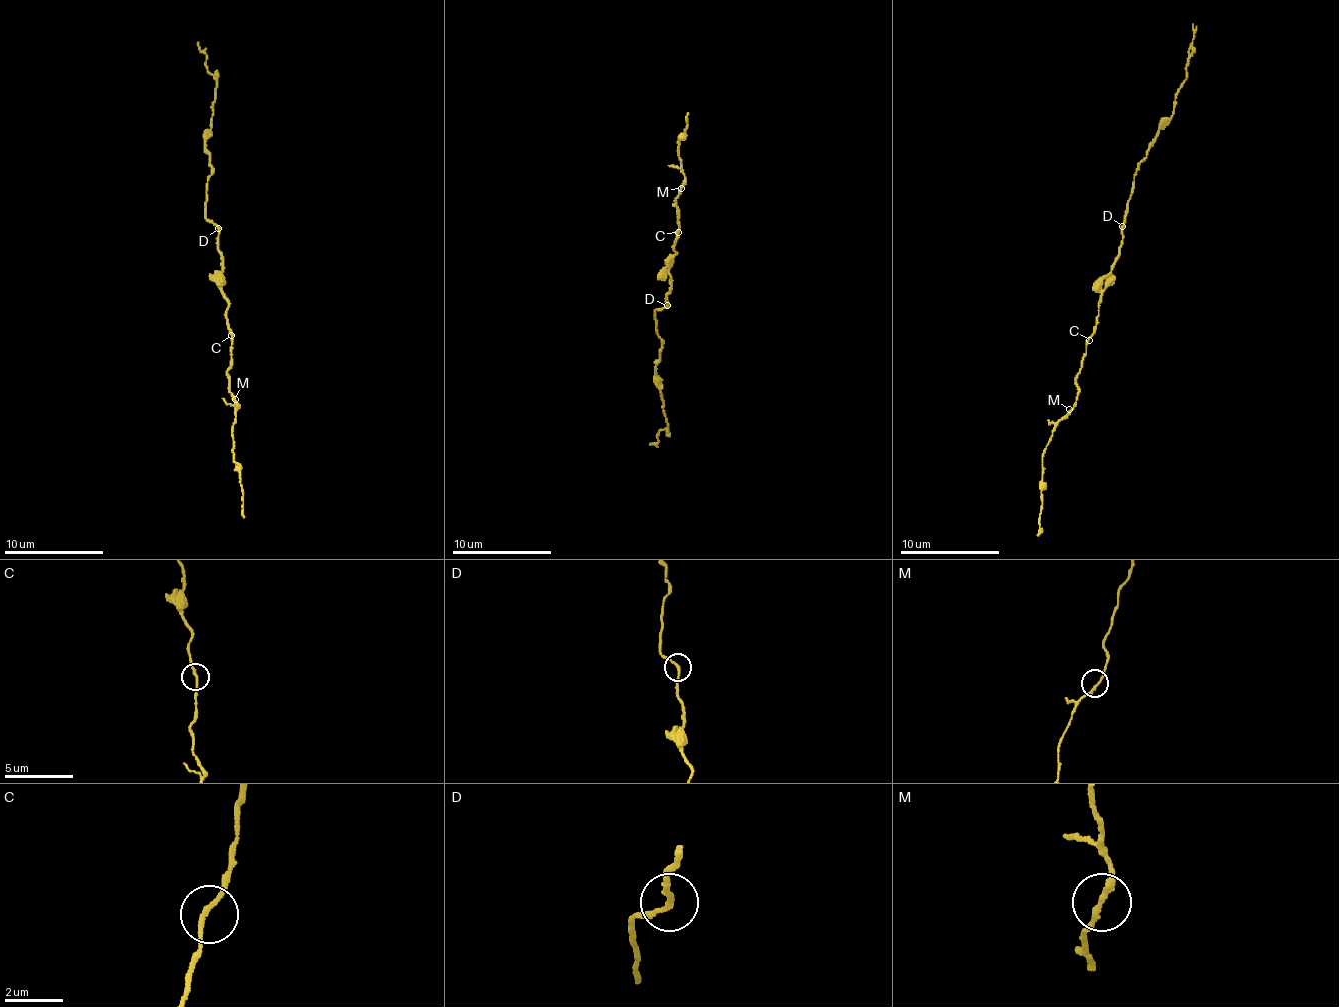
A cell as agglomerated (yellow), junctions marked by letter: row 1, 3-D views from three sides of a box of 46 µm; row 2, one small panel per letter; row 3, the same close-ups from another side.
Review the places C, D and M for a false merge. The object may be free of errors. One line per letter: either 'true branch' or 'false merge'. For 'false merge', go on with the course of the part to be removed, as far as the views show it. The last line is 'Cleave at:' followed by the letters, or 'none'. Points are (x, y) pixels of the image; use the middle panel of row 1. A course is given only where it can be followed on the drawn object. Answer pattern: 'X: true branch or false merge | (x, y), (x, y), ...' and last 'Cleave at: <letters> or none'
C: true branch
D: true branch
M: true branch
Cleave at: none

